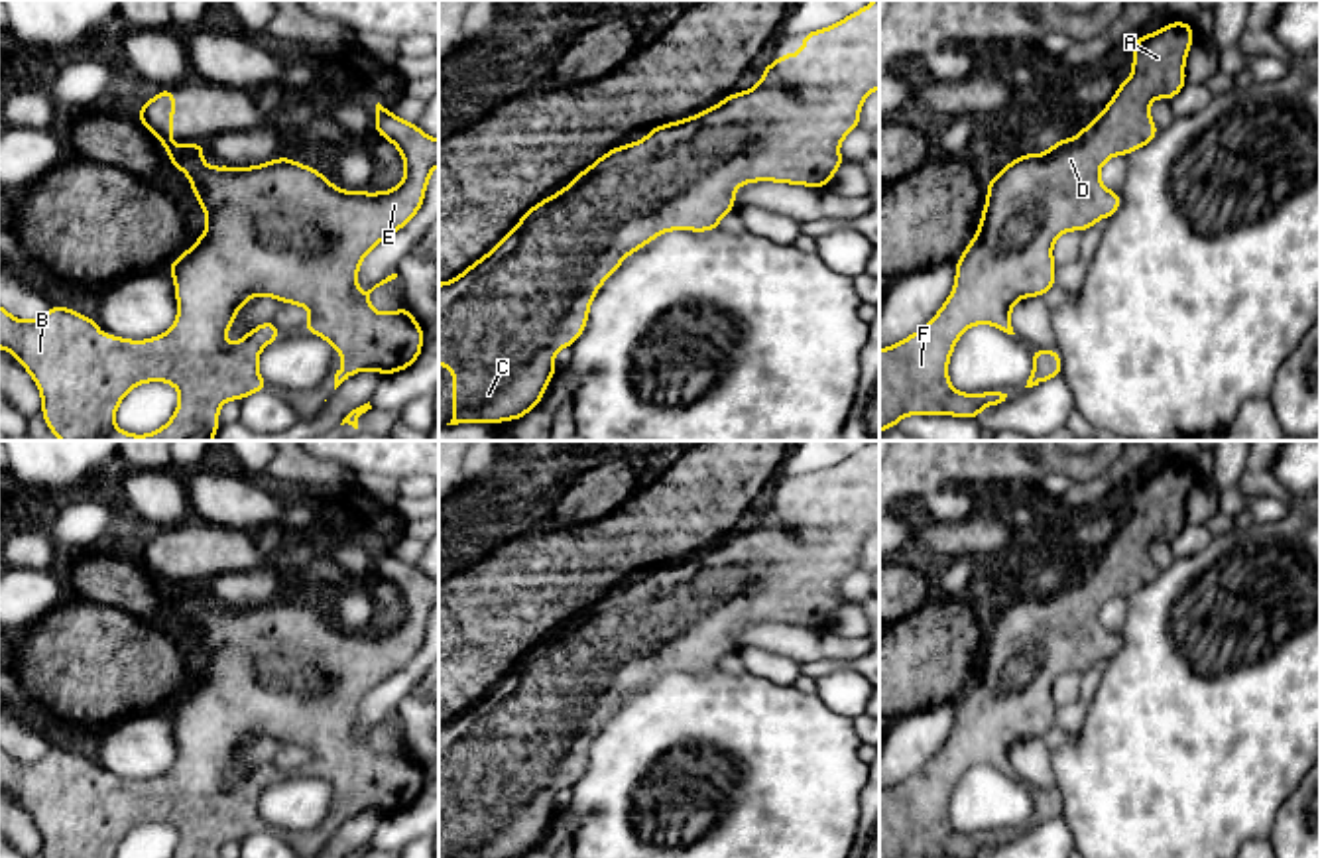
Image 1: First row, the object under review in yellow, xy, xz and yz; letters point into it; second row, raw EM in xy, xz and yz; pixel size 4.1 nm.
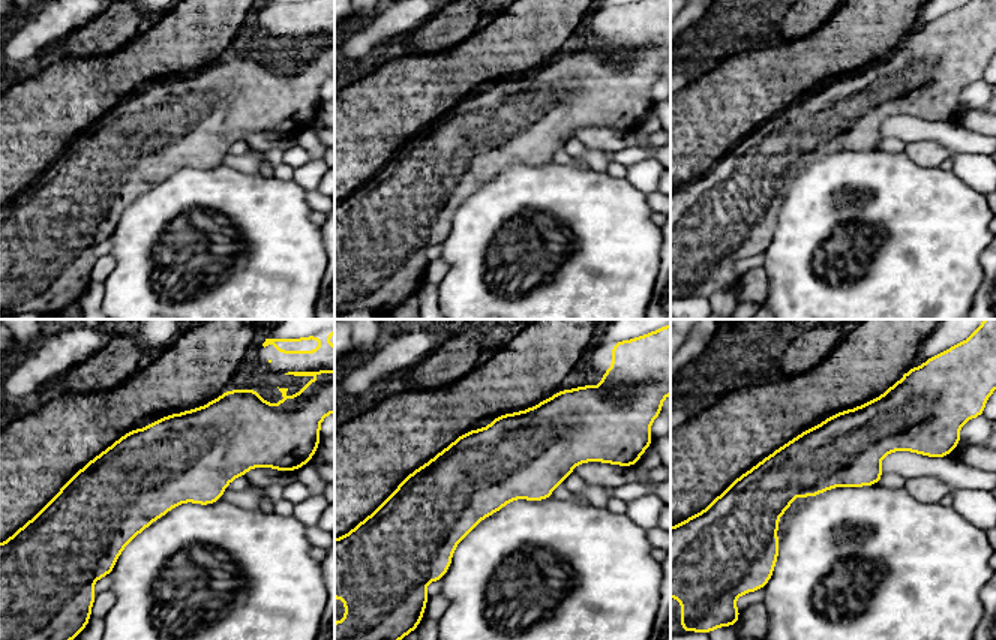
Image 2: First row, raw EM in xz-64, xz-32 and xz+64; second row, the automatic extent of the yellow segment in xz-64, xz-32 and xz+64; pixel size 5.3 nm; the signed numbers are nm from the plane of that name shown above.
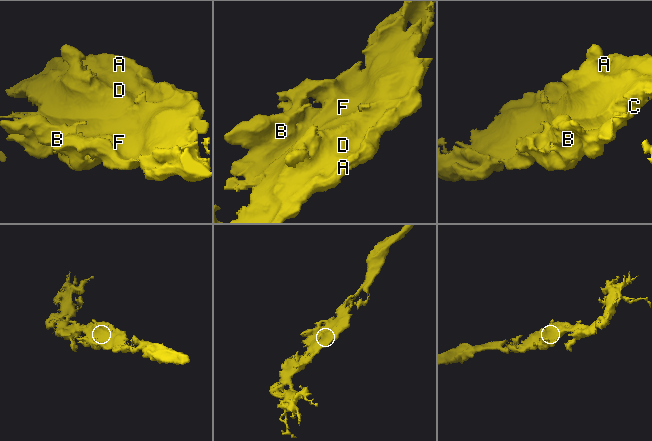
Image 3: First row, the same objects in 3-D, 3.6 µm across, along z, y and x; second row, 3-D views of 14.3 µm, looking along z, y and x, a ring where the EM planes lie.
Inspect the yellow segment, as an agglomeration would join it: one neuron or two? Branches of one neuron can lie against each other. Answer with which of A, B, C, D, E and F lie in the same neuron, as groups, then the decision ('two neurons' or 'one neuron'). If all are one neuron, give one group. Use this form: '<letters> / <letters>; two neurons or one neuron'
A B C D E F; one neuron

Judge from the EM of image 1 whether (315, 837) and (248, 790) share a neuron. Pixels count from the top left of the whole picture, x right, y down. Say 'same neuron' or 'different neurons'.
same neuron

